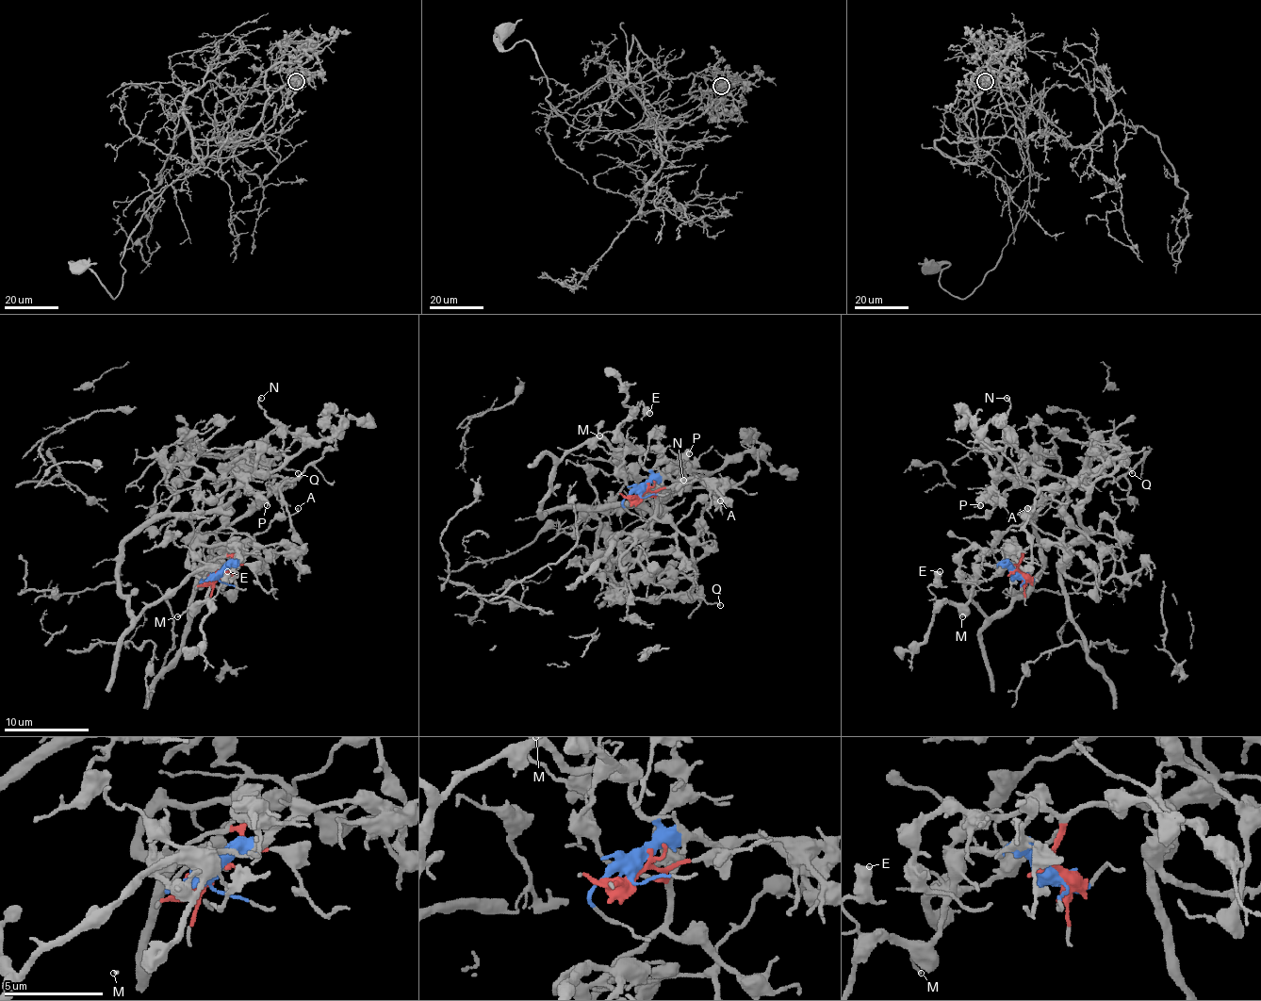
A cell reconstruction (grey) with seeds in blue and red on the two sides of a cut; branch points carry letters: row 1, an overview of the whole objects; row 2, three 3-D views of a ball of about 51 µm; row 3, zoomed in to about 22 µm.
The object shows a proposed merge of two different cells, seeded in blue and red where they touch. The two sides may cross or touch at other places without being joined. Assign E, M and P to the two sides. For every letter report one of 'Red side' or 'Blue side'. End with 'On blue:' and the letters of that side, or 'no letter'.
E: Blue side
M: Blue side
P: Red side
On blue: E, M

